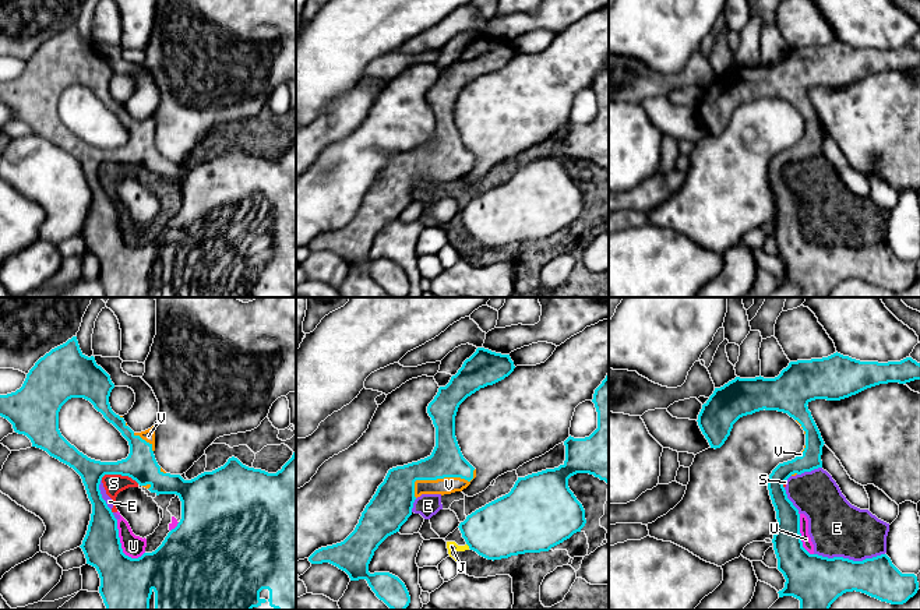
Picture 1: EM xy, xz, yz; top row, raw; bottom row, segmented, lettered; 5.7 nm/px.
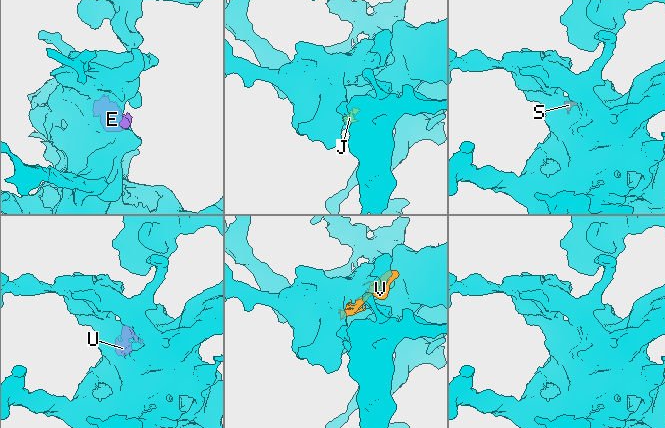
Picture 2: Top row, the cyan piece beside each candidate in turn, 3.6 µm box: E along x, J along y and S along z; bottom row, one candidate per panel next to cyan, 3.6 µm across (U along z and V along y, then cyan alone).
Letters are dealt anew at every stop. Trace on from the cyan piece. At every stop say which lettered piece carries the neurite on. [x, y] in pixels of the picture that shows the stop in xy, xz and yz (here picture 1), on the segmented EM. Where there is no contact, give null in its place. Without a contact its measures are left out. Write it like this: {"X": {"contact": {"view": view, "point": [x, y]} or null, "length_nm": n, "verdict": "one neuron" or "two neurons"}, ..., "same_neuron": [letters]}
{"E": {"contact": {"view": "yz", "point": [848, 559]}, "length_nm": 400, "verdict": "two neurons"}, "J": {"contact": {"view": "xz", "point": [468, 545]}, "length_nm": 40, "verdict": "two neurons"}, "S": {"contact": {"view": "xy", "point": [120, 473]}, "length_nm": 220, "verdict": "two neurons"}, "U": {"contact": {"view": "xy", "point": [120, 545]}, "length_nm": 260, "verdict": "two neurons"}, "V": {"contact": {"view": "xz", "point": [440, 478]}, "length_nm": 400, "verdict": "one neuron"}, "same_neuron": ["V"]}

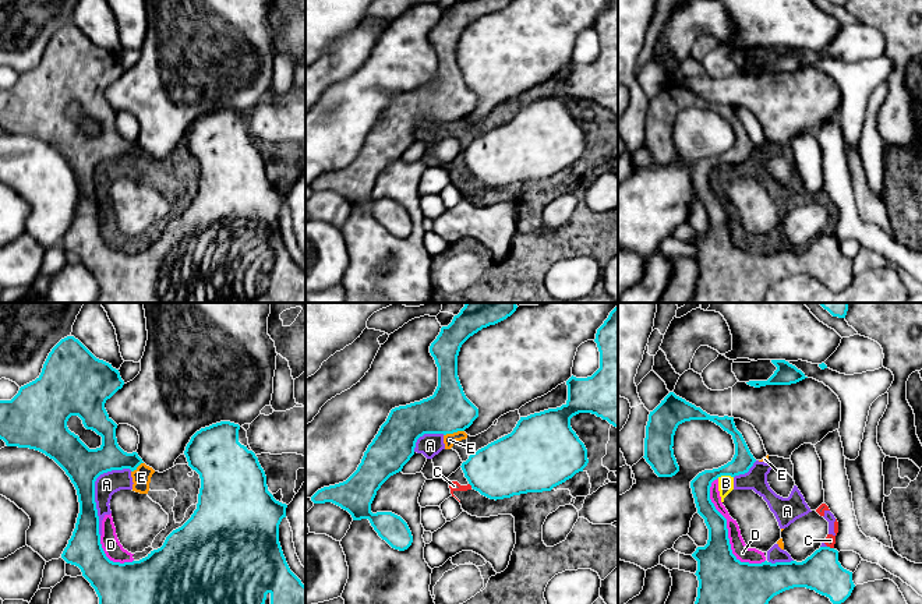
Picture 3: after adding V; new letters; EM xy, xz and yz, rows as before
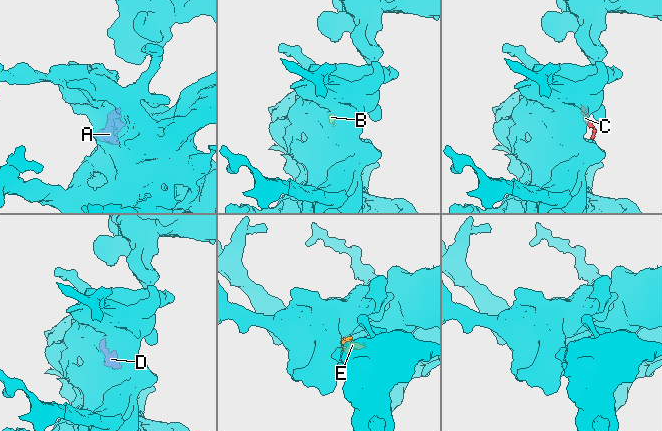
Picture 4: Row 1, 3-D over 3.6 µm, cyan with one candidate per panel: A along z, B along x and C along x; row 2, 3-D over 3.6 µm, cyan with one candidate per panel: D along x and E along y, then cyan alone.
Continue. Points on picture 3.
{"A": {"contact": {"view": "xy", "point": [94, 491]}, "length_nm": 420, "verdict": "two neurons"}, "B": {"contact": {"view": "yz", "point": [724, 474]}, "length_nm": 100, "verdict": "two neurons"}, "C": {"contact": {"view": "yz", "point": [829, 547]}, "length_nm": 40, "verdict": "two neurons"}, "D": {"contact": {"view": "yz", "point": [727, 530]}, "length_nm": 550, "verdict": "two neurons"}, "E": {"contact": {"view": "xz", "point": [454, 431]}, "length_nm": 120, "verdict": "two neurons"}, "same_neuron": []}

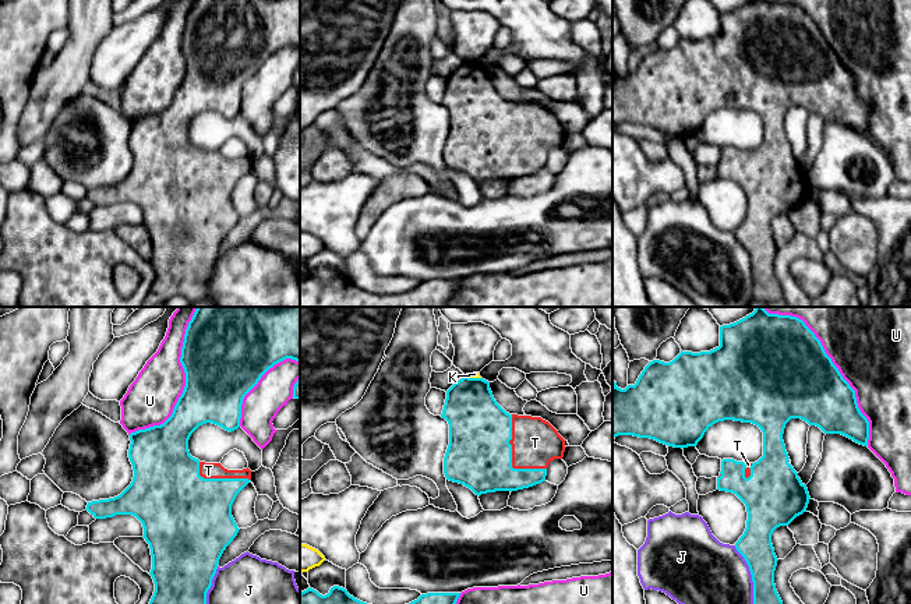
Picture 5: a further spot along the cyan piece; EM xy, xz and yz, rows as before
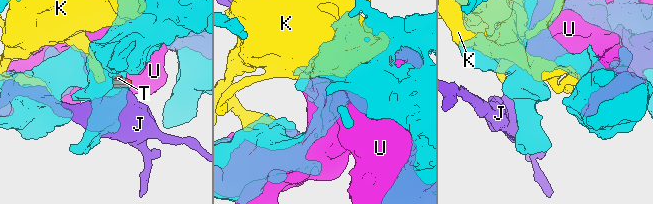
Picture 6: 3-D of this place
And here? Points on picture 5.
{"J": {"contact": {"view": "yz", "point": [751, 574]}, "length_nm": 360, "verdict": "two neurons"}, "K": {"contact": {"view": "xz", "point": [473, 378]}, "length_nm": 90, "verdict": "two neurons"}, "T": {"contact": {"view": "xz", "point": [511, 458]}, "length_nm": 380, "verdict": "one neuron"}, "U": {"contact": {"view": "yz", "point": [832, 363]}, "length_nm": 1000, "verdict": "two neurons"}, "same_neuron": ["T"]}

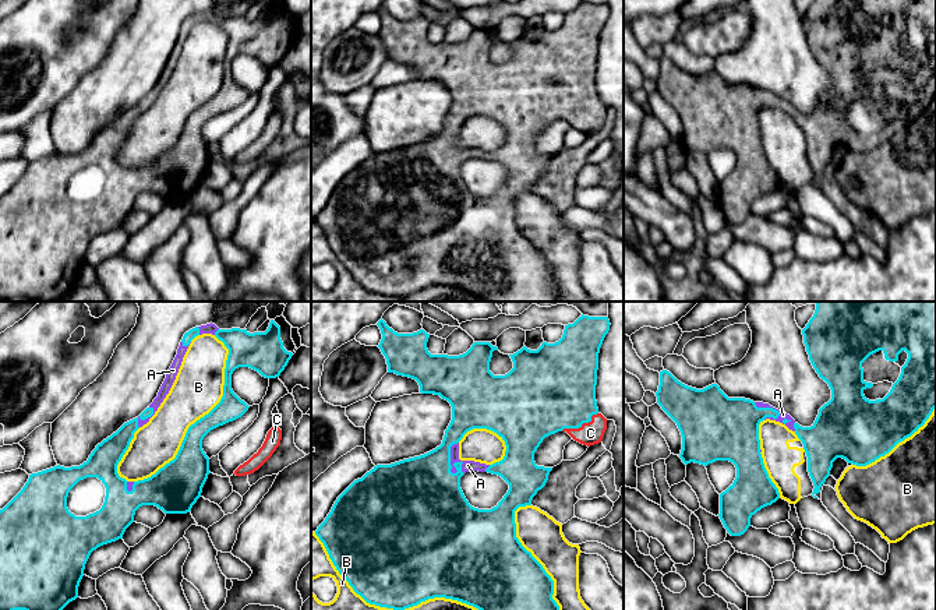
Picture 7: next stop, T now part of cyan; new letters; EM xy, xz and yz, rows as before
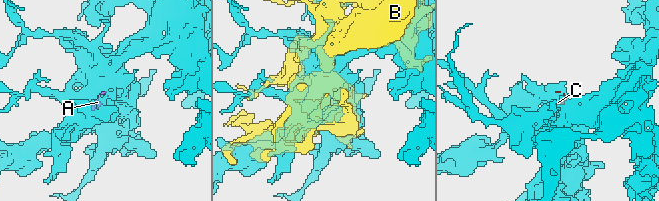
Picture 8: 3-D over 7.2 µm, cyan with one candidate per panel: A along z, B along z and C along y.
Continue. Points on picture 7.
{"A": {"contact": {"view": "xz", "point": [449, 457]}, "length_nm": 190, "verdict": "one neuron"}, "B": {"contact": {"view": "xy", "point": [201, 418]}, "length_nm": 950, "verdict": "two neurons"}, "C": {"contact": {"view": "xz", "point": [579, 426]}, "length_nm": 240, "verdict": "one neuron"}, "same_neuron": ["A", "C"]}

